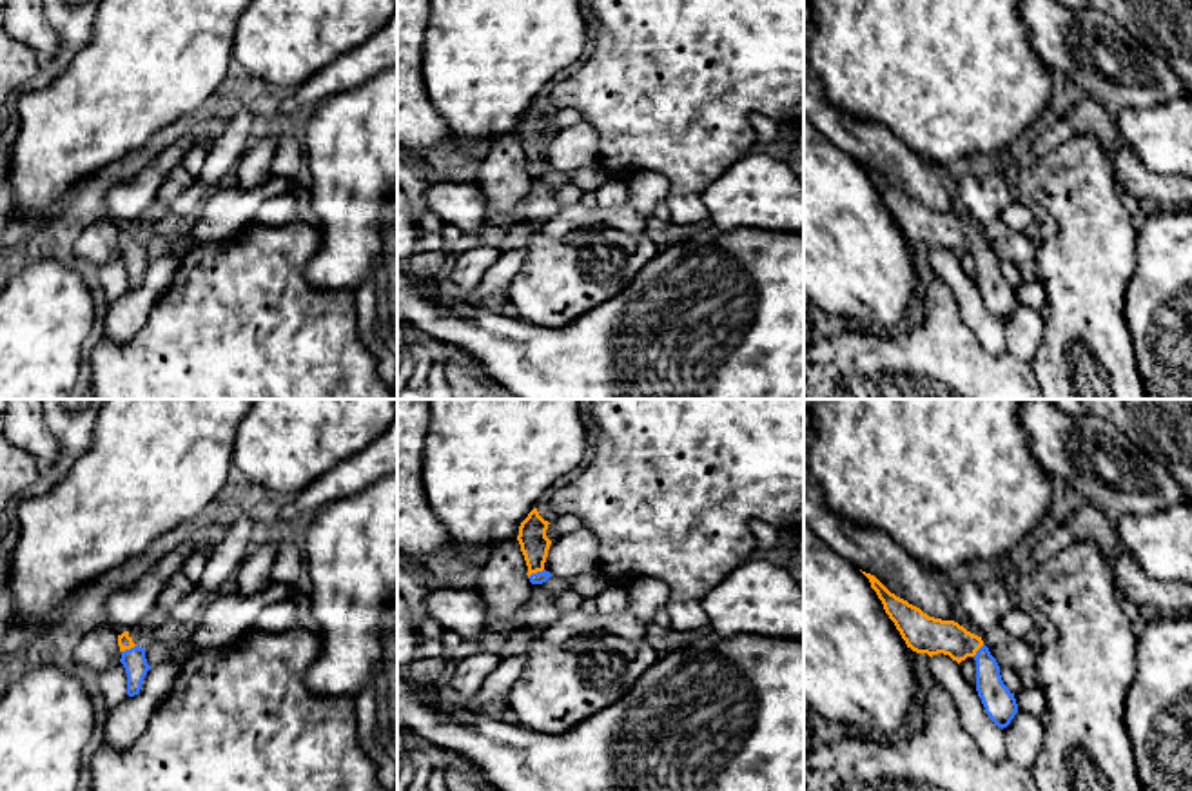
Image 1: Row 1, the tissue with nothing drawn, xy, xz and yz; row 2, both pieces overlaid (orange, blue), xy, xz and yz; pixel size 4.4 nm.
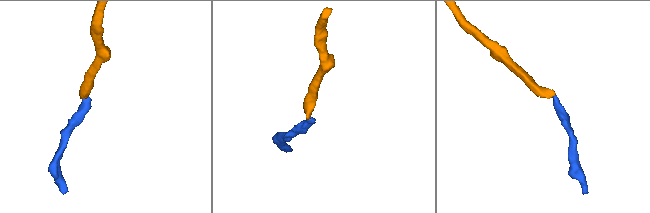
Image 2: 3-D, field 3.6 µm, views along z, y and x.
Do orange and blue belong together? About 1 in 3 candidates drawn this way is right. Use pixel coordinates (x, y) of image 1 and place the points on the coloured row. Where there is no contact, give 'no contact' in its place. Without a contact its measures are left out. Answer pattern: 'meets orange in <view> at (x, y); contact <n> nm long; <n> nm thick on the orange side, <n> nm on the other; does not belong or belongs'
meets orange in xz at (536, 572); contact 80 nm long; 130 nm thick on the orange side, 60 nm on the other; belongs

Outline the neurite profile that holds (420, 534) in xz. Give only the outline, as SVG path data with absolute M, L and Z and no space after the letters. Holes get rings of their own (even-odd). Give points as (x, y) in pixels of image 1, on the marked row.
M397 399L397 555L425 559L450 548L423 486L430 399Z

